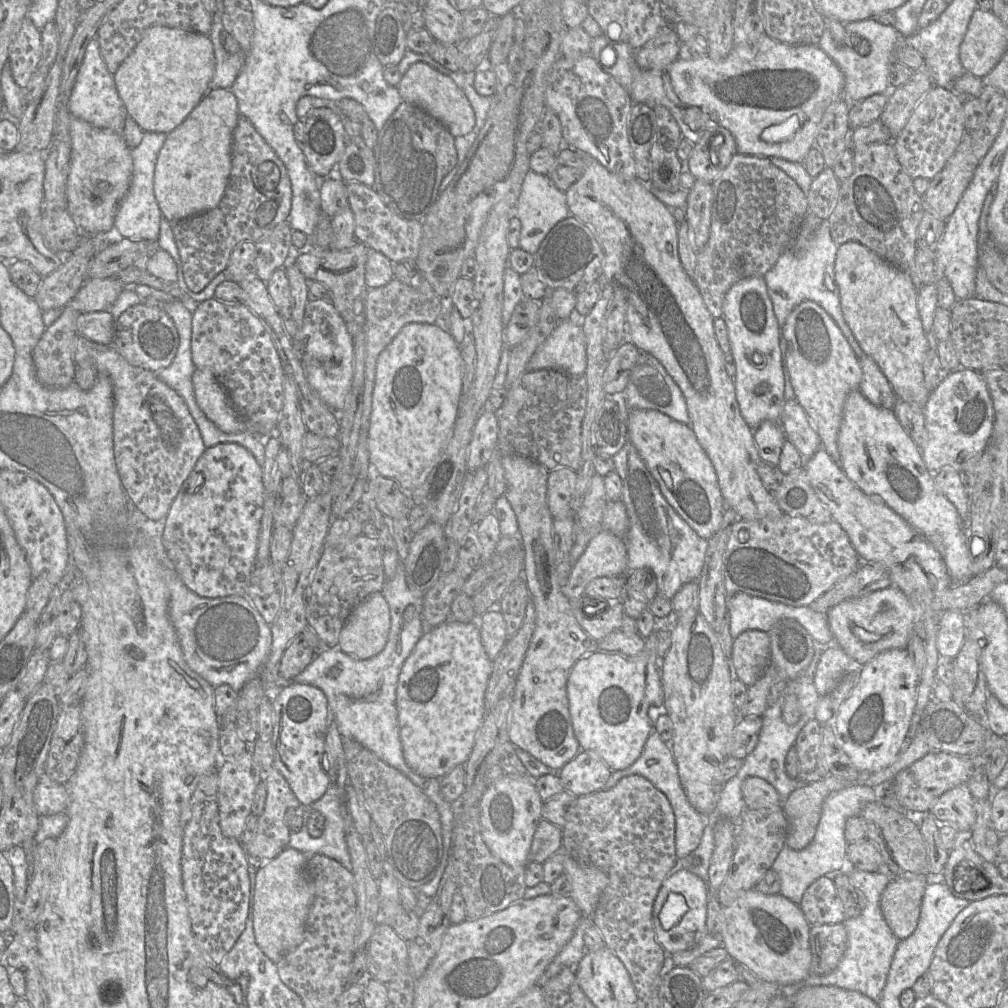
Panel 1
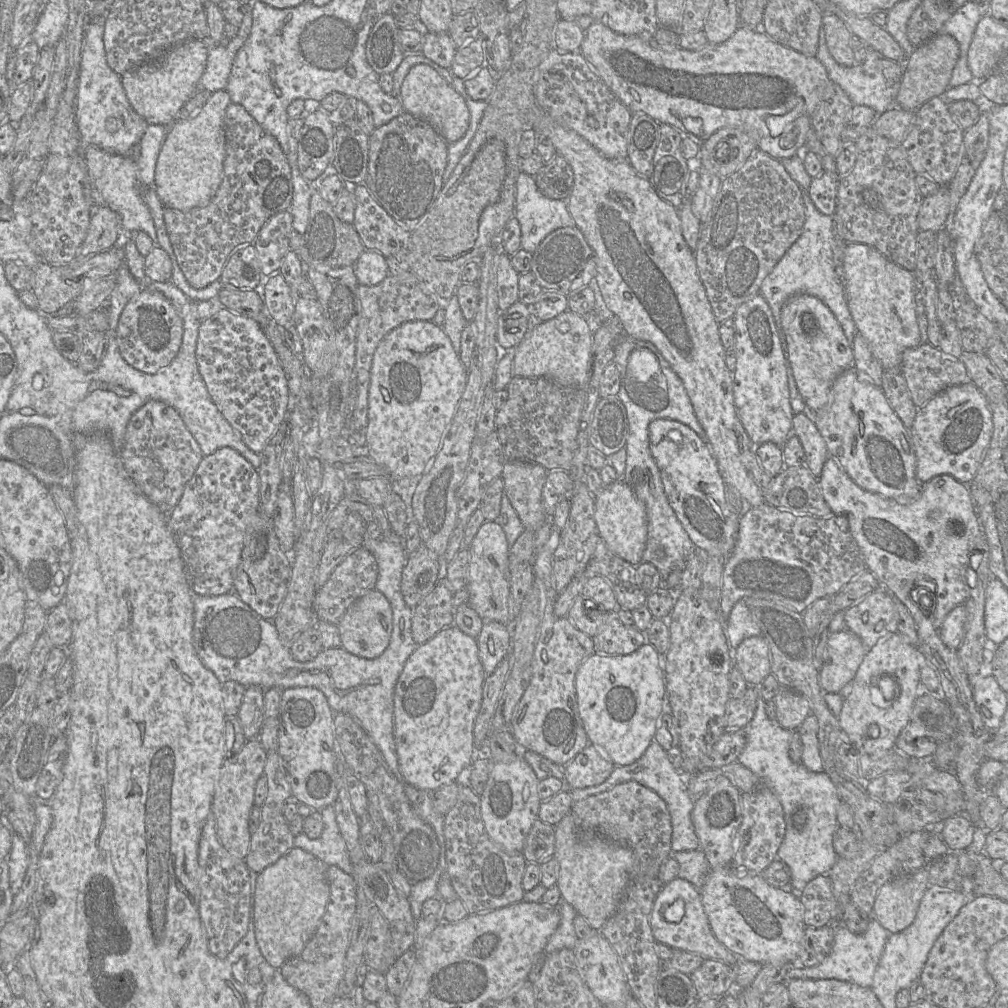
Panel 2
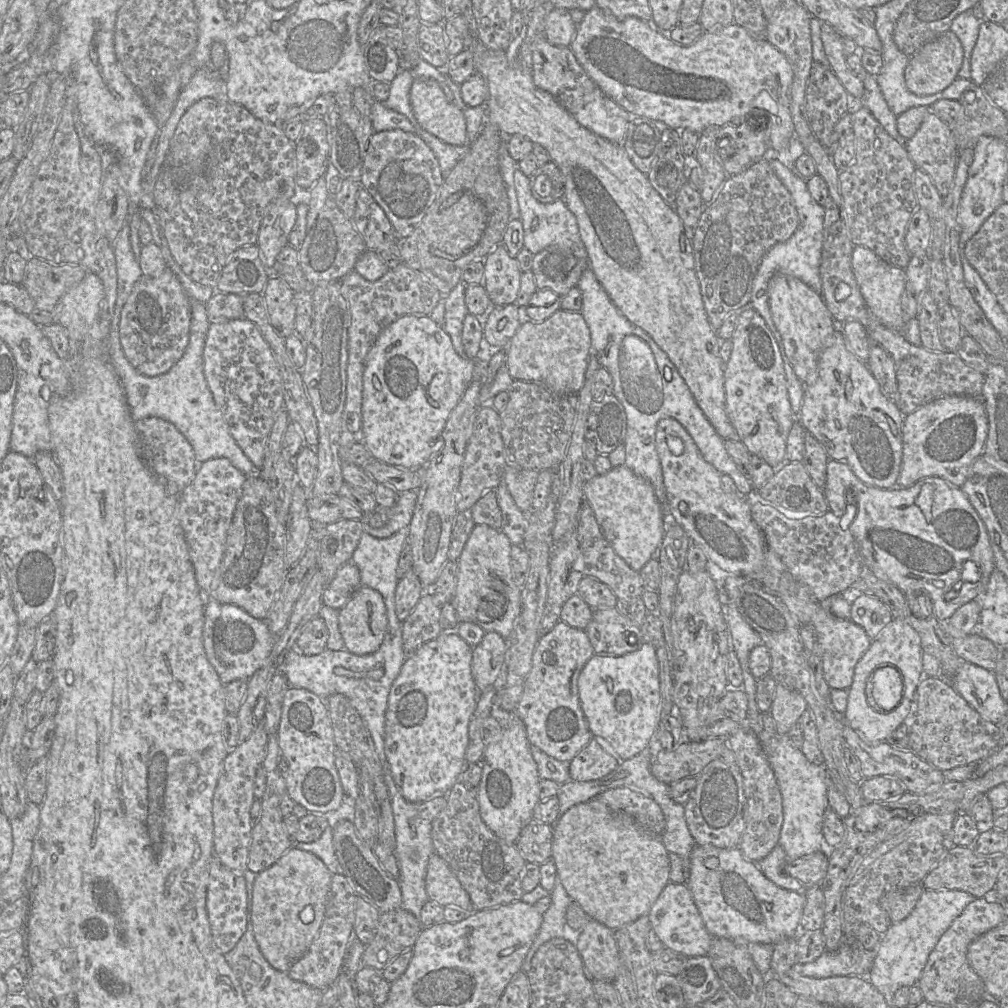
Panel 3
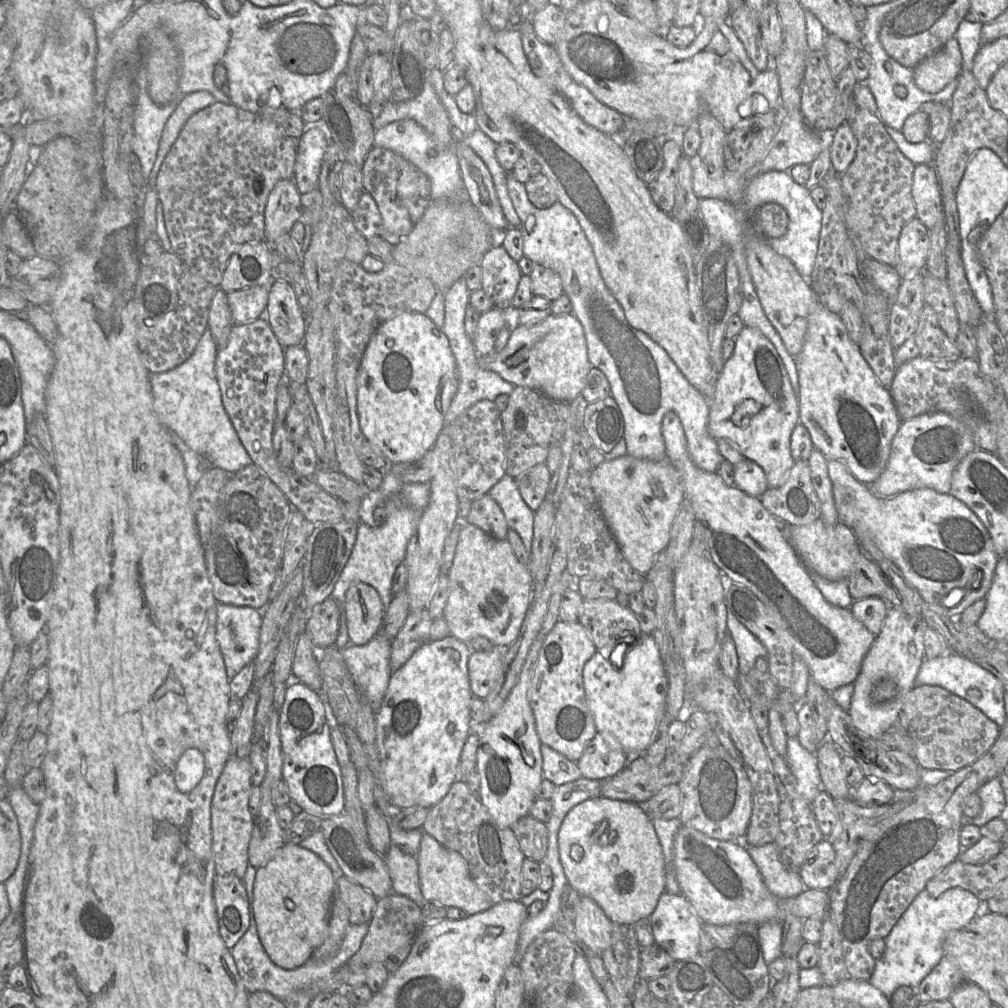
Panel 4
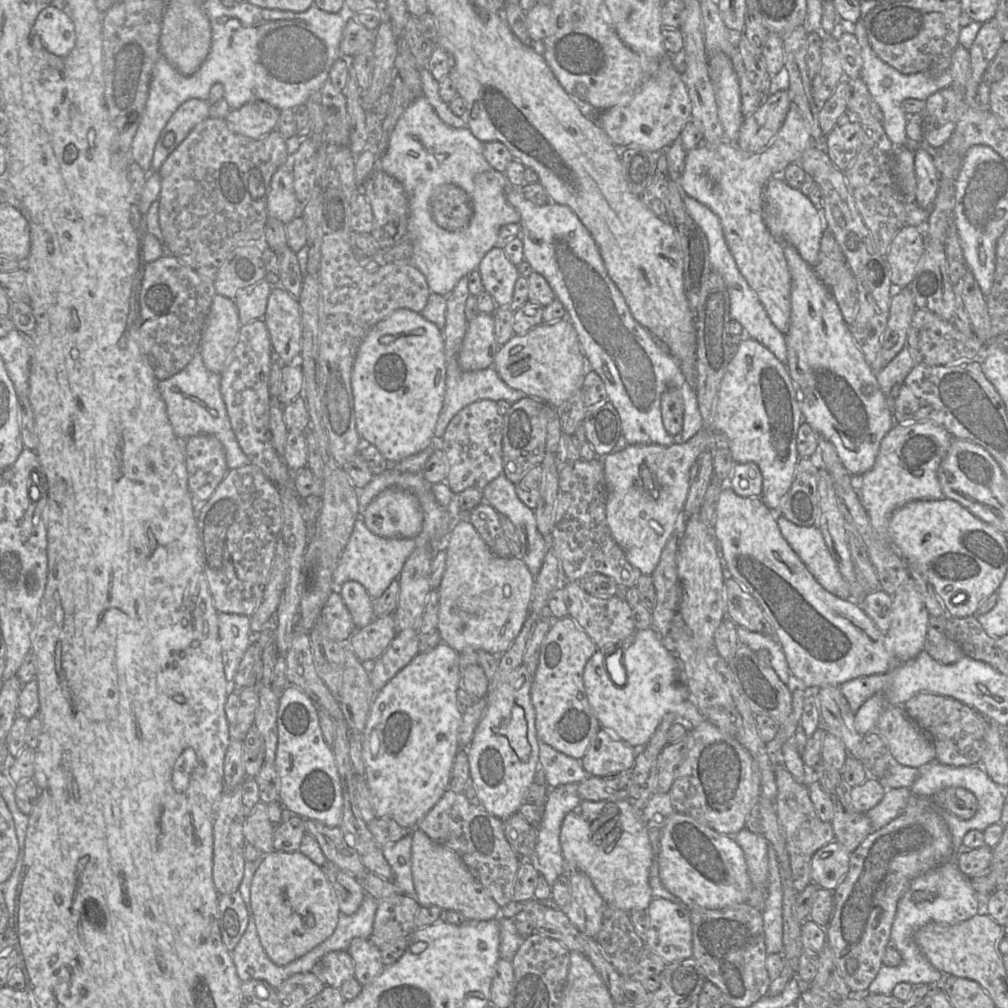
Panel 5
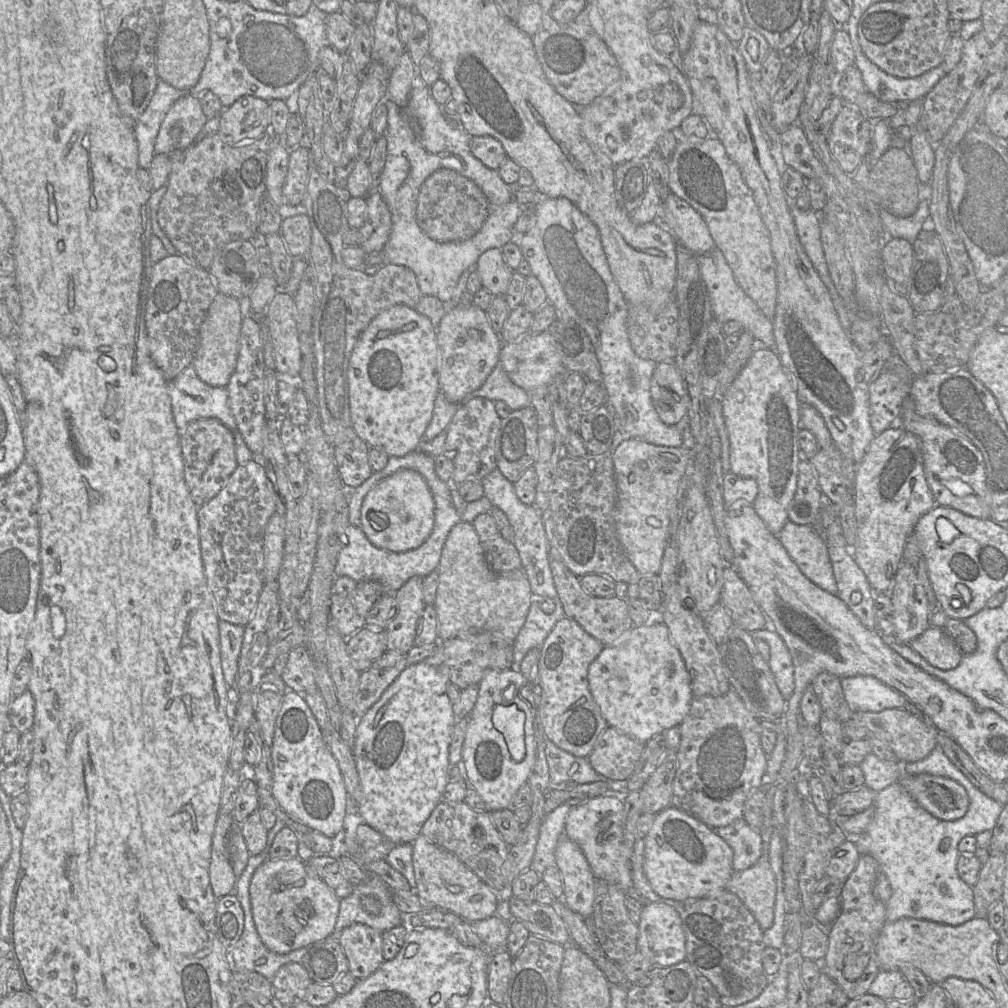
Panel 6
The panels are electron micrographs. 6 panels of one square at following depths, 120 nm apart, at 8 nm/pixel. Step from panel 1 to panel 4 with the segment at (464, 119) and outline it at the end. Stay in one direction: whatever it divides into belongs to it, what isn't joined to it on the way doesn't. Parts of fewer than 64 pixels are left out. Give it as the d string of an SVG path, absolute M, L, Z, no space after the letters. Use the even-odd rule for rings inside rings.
M461 136L455 141L455 151L470 201L493 230L507 231L510 226L503 214L487 166Z

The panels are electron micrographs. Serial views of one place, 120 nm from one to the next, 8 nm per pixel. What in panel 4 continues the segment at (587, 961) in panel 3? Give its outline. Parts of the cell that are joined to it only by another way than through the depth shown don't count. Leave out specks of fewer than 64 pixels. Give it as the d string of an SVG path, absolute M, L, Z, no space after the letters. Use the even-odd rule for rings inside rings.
M581 896L574 926L580 943L589 951L601 955L610 945L612 921L591 898Z

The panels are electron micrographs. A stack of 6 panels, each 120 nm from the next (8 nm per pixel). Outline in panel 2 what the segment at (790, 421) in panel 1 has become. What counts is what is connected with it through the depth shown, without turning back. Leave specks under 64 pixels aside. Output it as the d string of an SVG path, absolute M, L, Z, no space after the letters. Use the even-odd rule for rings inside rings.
M810 411L793 415L792 433L799 438L803 447L805 465L814 477L819 478L829 454L825 441L819 433Z

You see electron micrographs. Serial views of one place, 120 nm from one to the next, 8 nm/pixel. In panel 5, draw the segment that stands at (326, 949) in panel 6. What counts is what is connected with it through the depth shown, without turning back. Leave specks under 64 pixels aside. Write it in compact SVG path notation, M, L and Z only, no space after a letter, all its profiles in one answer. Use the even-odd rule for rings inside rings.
M347 951L327 953L313 966L311 972L326 986L339 990L347 980L355 978L354 962Z

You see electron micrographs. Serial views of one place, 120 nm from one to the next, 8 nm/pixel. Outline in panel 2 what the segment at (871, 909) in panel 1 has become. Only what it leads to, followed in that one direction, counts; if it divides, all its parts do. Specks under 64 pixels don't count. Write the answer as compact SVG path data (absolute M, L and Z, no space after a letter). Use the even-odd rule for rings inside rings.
M870 915L867 930L863 934L852 933L843 925L842 921L836 922L835 925L834 943L830 954L816 966L804 967L799 964L792 964L787 972L786 981L791 979L837 979L871 988L873 976L889 932L873 915Z

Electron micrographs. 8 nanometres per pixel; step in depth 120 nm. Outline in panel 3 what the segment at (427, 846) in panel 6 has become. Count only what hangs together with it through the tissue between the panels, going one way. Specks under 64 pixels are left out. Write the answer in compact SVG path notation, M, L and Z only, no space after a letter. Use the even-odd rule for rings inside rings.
M437 853L429 858L425 885L430 900L442 907L453 906L468 912L476 911L467 891L448 864Z

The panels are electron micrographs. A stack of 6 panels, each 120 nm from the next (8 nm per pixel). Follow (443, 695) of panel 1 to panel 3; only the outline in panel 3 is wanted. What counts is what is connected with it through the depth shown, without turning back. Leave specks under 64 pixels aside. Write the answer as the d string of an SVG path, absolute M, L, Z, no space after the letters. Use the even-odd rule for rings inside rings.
M444 630L407 655L392 684L385 715L385 753L396 786L411 803L446 796L460 779L469 723L481 693L472 676L472 651L456 630Z

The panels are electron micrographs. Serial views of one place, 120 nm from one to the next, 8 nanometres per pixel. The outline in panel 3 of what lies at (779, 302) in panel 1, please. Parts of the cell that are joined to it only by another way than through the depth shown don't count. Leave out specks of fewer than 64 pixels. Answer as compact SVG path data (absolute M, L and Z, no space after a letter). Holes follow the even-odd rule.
M777 158L765 159L769 162L778 179L791 194L795 208L798 213L799 224L794 234L787 241L775 244L768 250L768 252L763 257L756 276L753 280L750 307L755 309L762 316L766 325L768 326L776 340L784 364L788 398L791 404L791 410L796 416L796 418L798 418L802 405L802 399L804 397L805 385L797 378L785 353L780 333L776 329L775 324L772 320L768 302L768 283L774 274L781 273L793 276L807 284L816 292L821 293L822 283L819 269L823 247L823 226L825 211L824 207L820 206L809 193L806 184L806 179L803 179L801 176L797 176L796 174L794 174Z

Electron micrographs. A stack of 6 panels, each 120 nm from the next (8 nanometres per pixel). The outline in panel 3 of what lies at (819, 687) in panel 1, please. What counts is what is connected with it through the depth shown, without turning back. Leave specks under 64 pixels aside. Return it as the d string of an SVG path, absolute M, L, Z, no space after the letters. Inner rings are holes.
M790 574L769 577L762 582L767 590L781 599L800 625L810 625L814 629L816 641L822 649L824 678L829 687L848 690L853 682L856 664L872 643L866 631L850 618L841 619L834 616L826 602L813 598Z

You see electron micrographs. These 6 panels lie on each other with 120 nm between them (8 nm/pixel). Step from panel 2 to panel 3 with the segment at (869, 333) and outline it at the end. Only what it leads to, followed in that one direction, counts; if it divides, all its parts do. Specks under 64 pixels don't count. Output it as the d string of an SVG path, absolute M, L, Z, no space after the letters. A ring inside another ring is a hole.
M854 246L851 264L859 290L870 312L885 326L903 333L906 323L901 297L906 282L905 269L888 264L863 246Z

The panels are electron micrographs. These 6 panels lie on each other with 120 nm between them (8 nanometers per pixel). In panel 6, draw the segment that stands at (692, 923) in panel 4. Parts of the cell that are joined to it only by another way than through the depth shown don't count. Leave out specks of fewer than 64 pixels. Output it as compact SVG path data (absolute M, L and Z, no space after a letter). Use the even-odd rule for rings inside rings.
M645 903L638 926L638 951L646 956L654 967L669 967L686 959L686 938L678 911L664 903Z

